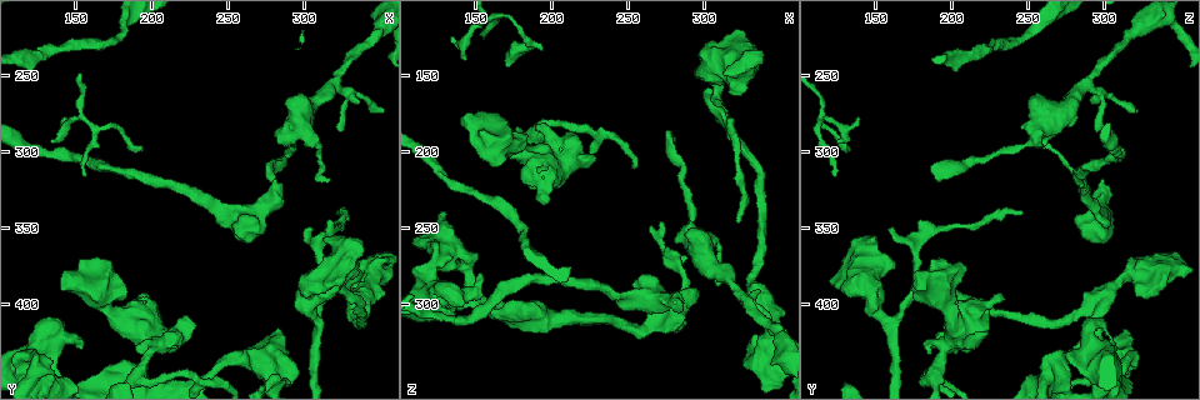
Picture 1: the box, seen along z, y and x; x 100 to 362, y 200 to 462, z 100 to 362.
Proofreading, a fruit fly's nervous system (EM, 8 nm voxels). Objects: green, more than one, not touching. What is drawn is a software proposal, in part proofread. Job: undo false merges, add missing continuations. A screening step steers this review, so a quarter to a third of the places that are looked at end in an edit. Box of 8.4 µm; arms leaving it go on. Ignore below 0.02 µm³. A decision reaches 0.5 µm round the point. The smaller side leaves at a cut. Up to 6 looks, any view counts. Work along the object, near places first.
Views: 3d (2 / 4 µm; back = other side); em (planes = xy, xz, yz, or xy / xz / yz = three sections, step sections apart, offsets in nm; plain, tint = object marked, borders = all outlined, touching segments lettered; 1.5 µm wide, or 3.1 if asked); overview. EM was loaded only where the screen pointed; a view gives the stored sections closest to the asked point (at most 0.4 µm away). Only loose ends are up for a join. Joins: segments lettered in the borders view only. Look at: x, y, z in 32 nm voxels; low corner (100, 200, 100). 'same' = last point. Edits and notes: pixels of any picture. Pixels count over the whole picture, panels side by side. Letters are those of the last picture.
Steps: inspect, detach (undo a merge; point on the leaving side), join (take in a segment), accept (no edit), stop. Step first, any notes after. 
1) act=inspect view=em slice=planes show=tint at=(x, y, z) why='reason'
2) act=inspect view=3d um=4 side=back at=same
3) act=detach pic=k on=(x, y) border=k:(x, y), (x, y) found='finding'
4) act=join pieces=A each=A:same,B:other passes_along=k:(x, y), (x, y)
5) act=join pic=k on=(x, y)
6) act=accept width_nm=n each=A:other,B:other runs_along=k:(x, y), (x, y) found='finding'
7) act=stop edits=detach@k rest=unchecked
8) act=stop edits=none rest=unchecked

act=inspect view=em slice=planes show=borders at=(132, 424, 302) why='stops while still wide'

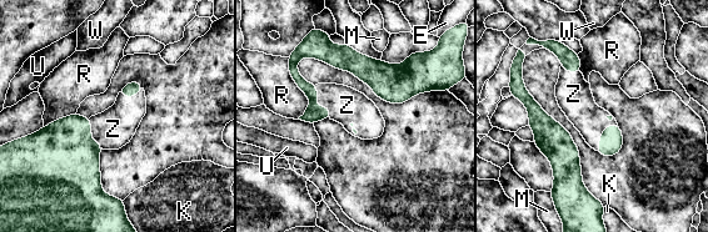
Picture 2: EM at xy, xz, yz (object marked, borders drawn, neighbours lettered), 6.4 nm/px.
act=join pieces=Z each=E:other,K:other,M:other,R:other,U:other,W:other,Z:same found='it goes on there'

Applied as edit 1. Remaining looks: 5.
act=inspect view=3d um=4 at=(274, 310, 186) why='an open end'

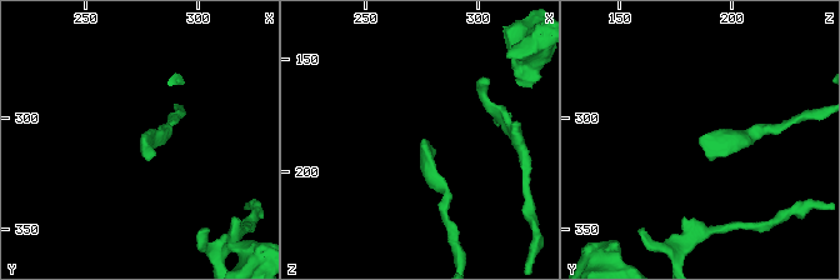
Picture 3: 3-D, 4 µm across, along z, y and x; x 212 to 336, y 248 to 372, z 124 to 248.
act=inspect view=em slice=xz step=4 show=borders at=(275, 310, 186) why='need the tissue'

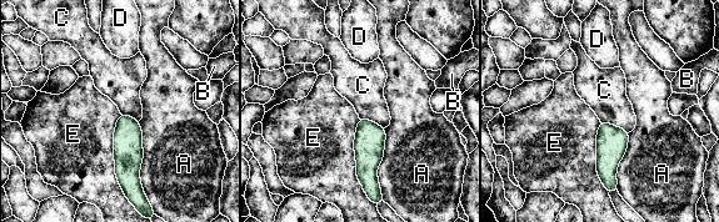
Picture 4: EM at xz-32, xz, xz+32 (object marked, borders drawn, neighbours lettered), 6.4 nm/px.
act=accept each=A:other,B:other,C:other,D:other,E:other border=4:(120, 115), (114, 173), (126, 197) found='none of them fits'

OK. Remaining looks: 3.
act=inspect view=em slice=planes show=borders at=(280, 318, 296) why='free end'

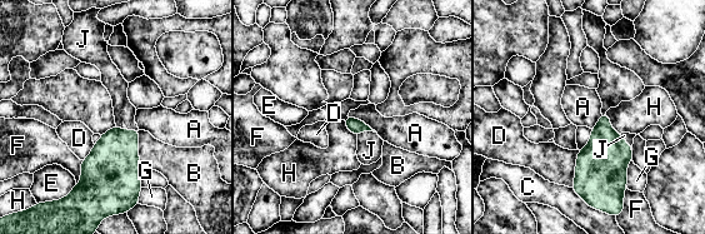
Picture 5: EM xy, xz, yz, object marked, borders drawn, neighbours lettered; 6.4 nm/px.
act=join pieces=J each=A:other,B:other,C:other,D:other,E:other,F:other,G:other,H:other,J:same passes_along=5:(113, 165), (128, 130), (124, 111) found='it goes on there'

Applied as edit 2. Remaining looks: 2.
act=stop edits=join@2,join@5 rest=unchecked

